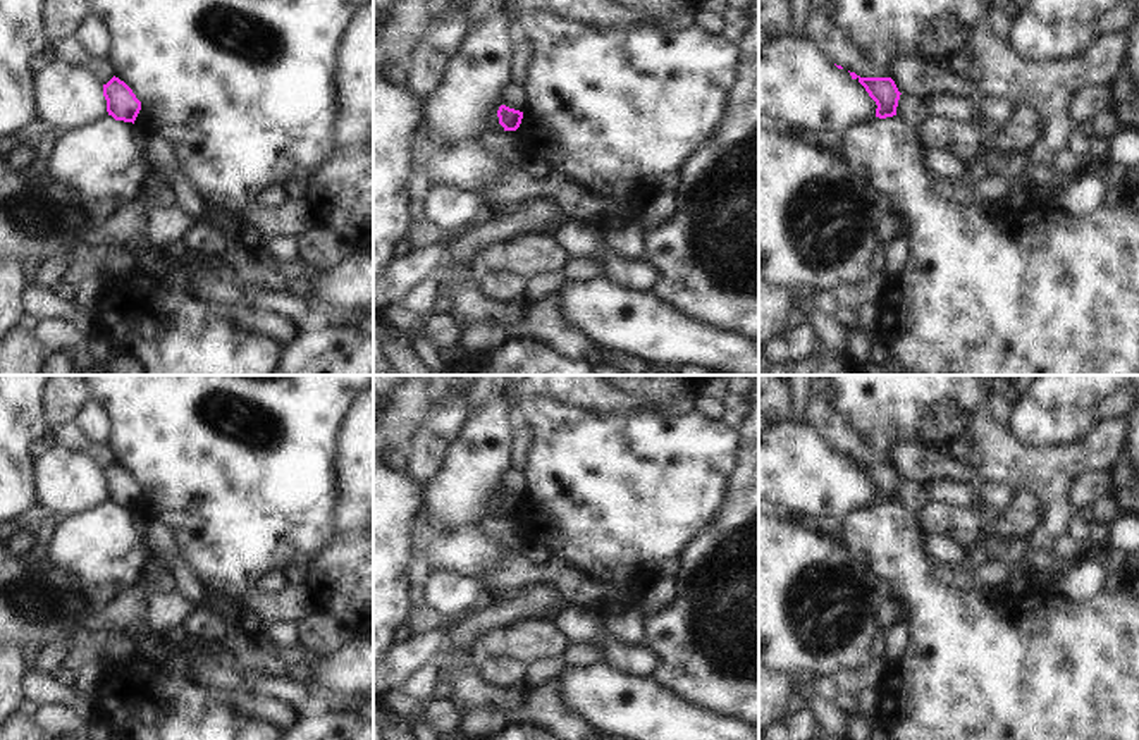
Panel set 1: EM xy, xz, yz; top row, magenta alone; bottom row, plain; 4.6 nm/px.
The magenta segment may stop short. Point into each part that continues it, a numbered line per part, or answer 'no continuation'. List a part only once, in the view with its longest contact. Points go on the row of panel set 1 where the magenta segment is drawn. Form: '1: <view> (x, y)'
no continuation

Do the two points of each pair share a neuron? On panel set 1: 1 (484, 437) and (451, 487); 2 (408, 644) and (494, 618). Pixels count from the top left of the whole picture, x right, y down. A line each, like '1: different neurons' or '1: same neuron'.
1: same neuron
2: different neurons

